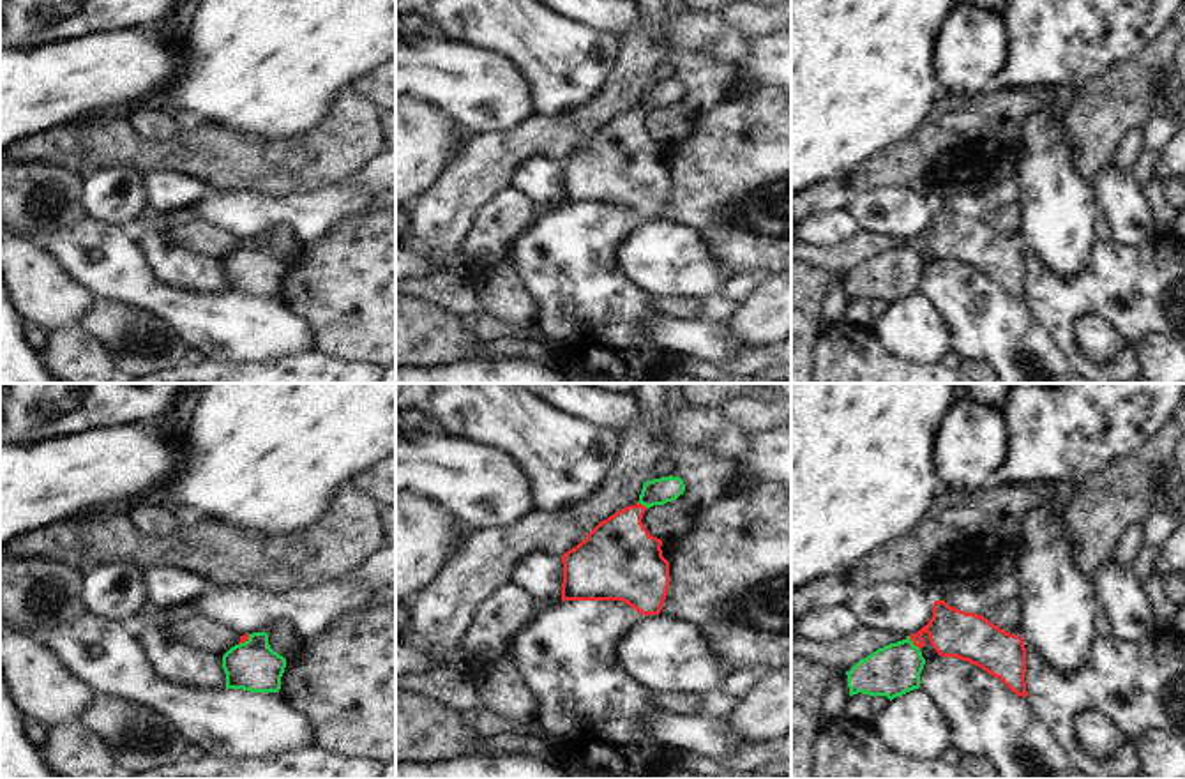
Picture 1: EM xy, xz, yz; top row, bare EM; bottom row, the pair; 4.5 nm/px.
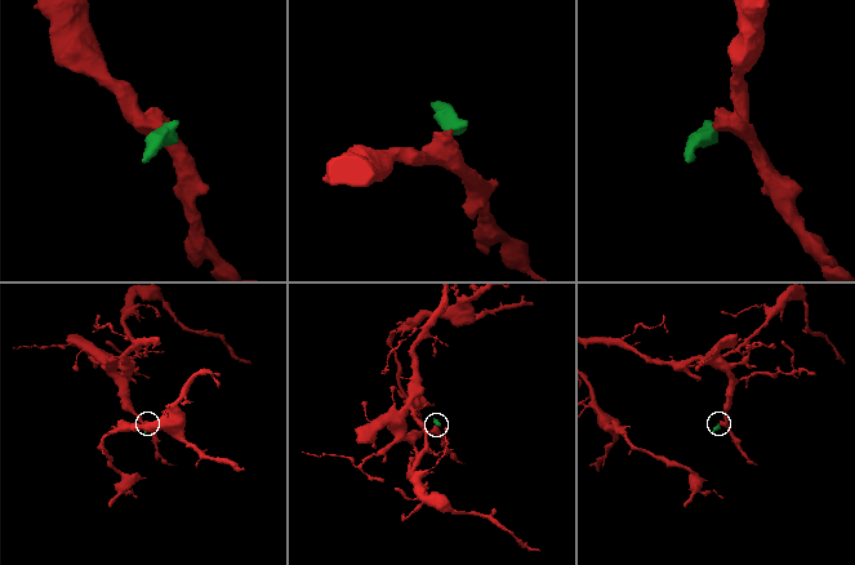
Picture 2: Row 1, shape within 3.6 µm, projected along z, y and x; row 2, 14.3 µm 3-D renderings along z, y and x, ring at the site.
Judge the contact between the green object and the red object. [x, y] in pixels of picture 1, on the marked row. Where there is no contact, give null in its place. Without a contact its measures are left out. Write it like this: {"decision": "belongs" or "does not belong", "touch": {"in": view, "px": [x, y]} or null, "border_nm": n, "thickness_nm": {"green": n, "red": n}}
{"decision": "does not belong", "touch": {"in": "yz", "px": [912, 643]}, "border_nm": 80, "thickness_nm": {"green": 240, "red": 220}}

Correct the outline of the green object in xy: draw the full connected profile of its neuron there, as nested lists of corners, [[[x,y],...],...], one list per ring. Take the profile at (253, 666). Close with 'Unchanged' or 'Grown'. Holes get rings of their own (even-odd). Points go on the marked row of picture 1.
[[[267,632],[249,634],[249,639],[245,643],[231,647],[223,655],[226,689],[244,689],[251,692],[279,692],[284,668],[286,659],[270,648]]]. Unchanged

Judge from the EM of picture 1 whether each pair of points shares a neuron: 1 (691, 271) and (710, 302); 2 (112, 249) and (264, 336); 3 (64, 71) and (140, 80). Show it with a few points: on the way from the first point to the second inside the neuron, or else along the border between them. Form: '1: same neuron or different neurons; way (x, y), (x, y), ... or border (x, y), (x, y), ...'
1: different neurons; border (714, 294), (693, 297)
2: same neuron; way (149, 288), (168, 306), (225, 327)
3: same neuron; way (83, 71), (120, 71)

